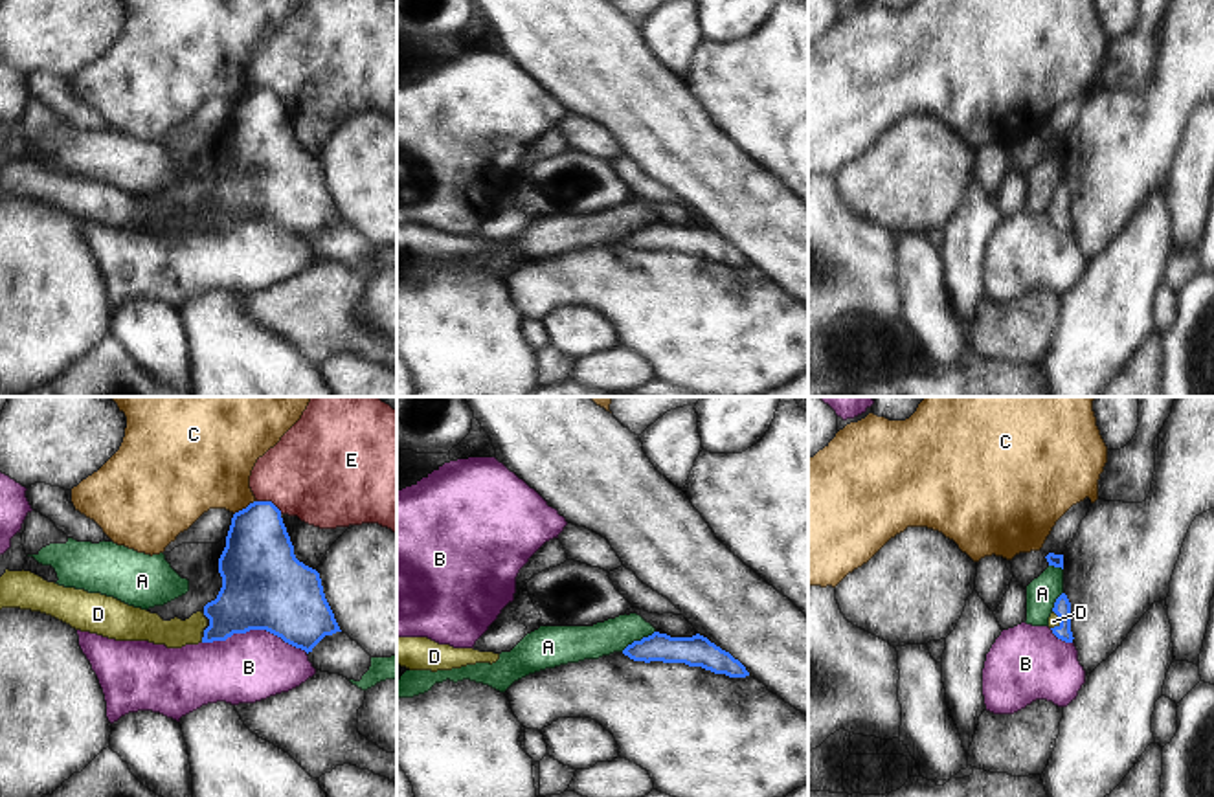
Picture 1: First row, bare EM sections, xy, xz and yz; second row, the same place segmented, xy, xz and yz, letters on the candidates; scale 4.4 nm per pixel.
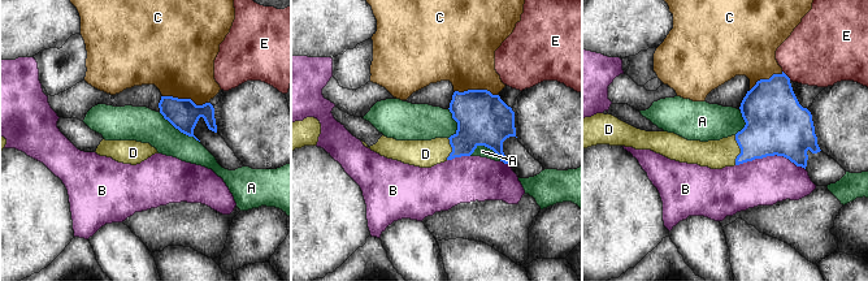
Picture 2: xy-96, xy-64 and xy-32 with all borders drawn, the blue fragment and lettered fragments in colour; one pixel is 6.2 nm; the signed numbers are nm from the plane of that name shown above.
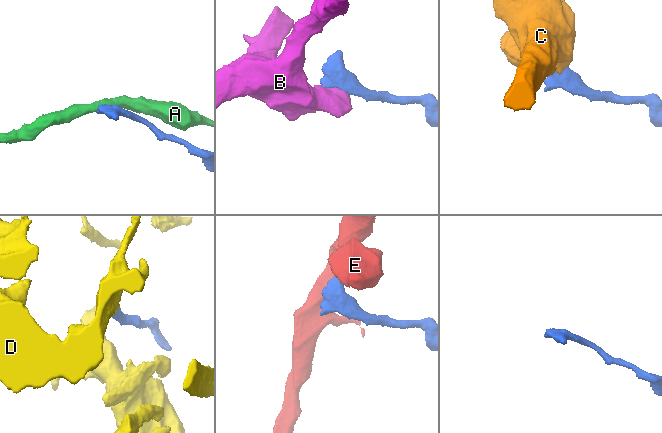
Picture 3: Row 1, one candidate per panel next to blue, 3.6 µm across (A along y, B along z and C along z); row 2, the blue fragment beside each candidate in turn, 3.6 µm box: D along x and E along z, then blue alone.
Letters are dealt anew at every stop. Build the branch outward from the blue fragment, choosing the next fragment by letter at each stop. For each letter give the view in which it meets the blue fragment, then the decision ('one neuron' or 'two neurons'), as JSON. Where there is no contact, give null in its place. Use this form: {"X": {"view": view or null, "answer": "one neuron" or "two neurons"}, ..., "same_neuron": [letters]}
{"A": {"view": "xz", "answer": "two neurons"}, "B": {"view": "xy", "answer": "two neurons"}, "C": {"view": "xy", "answer": "two neurons"}, "D": {"view": "yz", "answer": "one neuron"}, "E": {"view": "xy", "answer": "two neurons"}, "same_neuron": ["D"]}

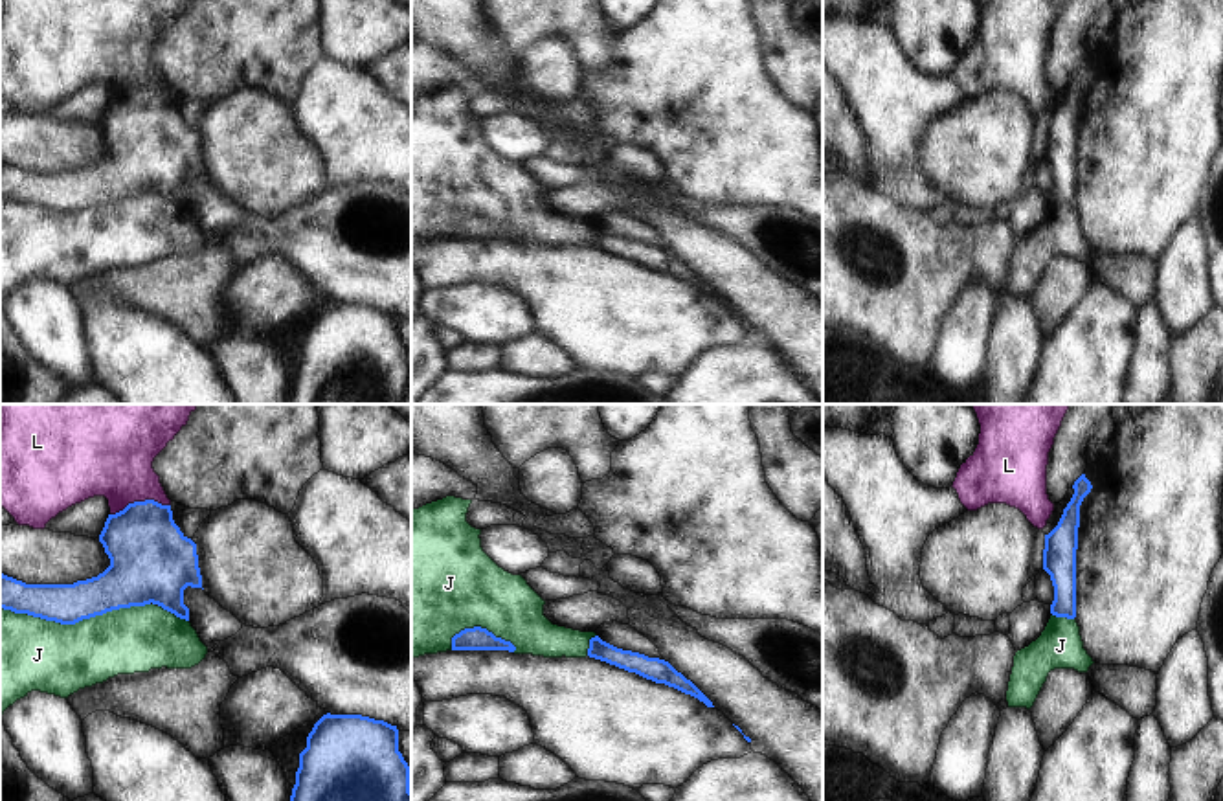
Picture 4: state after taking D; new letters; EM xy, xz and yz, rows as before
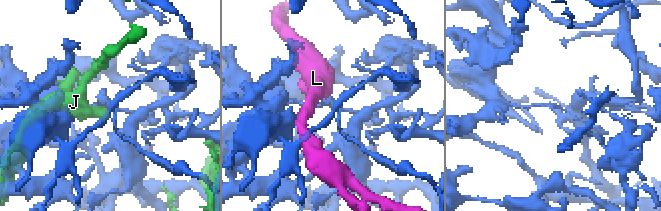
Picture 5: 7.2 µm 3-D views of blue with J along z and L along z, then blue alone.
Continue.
{"J": {"view": "xy", "answer": "two neurons"}, "L": {"view": "xy", "answer": "two neurons"}, "same_neuron": []}

